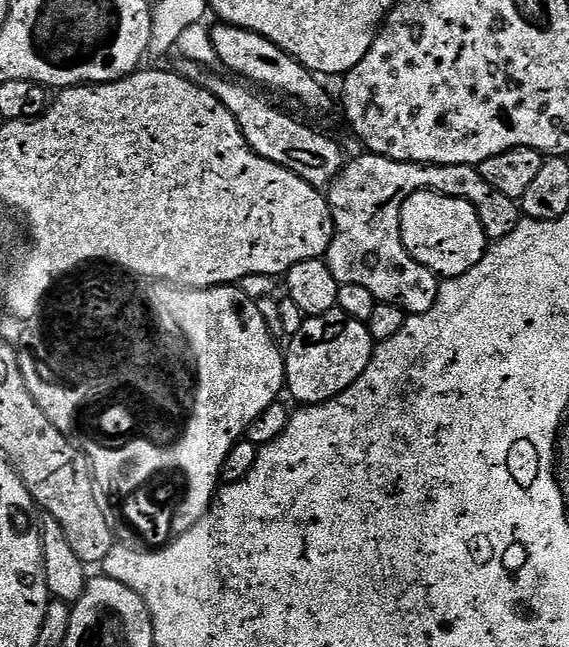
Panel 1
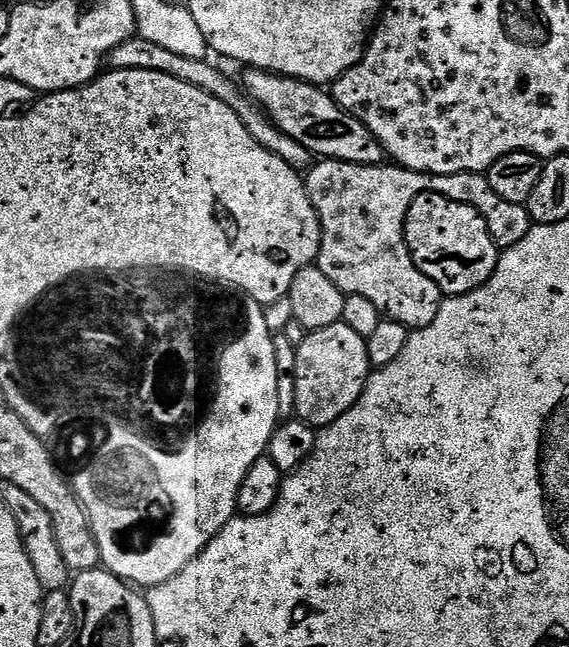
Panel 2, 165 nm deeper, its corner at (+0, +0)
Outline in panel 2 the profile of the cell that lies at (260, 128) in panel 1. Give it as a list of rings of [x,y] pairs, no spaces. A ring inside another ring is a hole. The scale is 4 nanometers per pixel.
[[[139,34],[130,37],[129,40],[122,42],[118,46],[114,46],[114,50],[108,55],[106,61],[107,67],[112,70],[154,70],[162,74],[170,74],[170,78],[178,78],[182,82],[190,82],[190,86],[198,86],[202,90],[206,90],[214,98],[226,102],[226,106],[230,106],[236,111],[238,118],[242,118],[246,130],[250,130],[252,137],[263,148],[270,150],[278,158],[285,160],[294,169],[307,169],[313,163],[314,157],[312,153],[306,150],[306,146],[294,142],[294,138],[290,138],[286,133],[281,132],[268,119],[267,115],[241,91],[237,81],[235,84],[234,81],[227,80],[214,65],[208,63],[207,59],[182,58],[182,54],[173,54],[172,51],[157,46],[154,42],[146,42]]]

